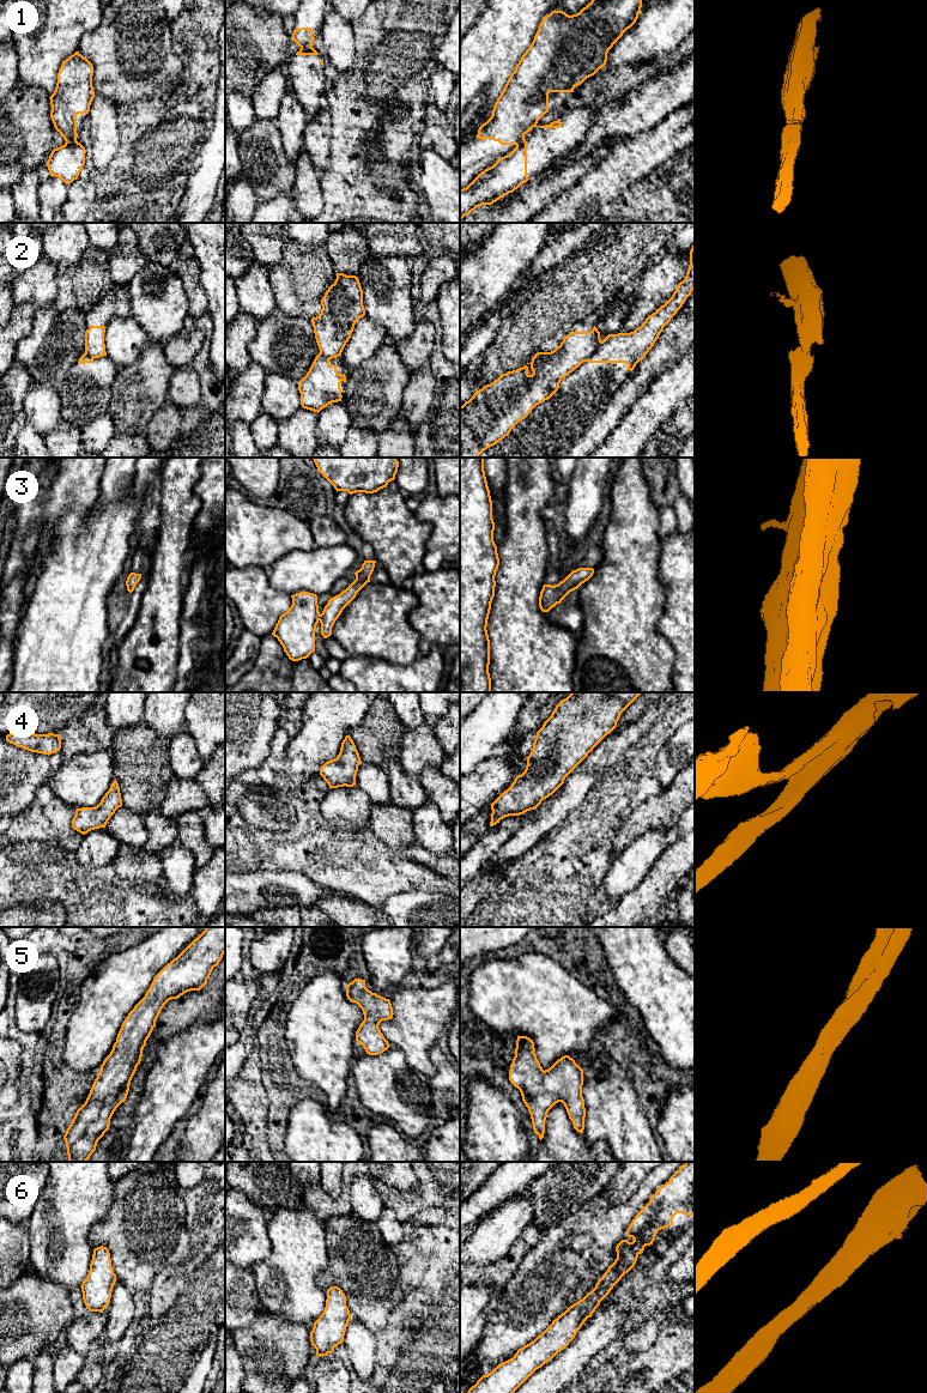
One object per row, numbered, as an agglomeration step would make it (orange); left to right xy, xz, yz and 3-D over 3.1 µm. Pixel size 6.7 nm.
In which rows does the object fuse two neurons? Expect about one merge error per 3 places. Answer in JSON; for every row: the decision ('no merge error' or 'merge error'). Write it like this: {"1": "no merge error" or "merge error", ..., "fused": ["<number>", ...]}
{"1": "merge error", "2": "merge error", "3": "merge error", "4": "no merge error", "5": "no merge error", "6": "no merge error", "fused": ["1", "2", "3"]}

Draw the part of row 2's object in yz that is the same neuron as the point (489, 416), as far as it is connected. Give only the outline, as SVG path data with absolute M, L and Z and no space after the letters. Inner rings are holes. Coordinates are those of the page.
M595 326L590 332L571 331L553 351L535 353L531 363L499 375L492 383L477 390L460 406L460 458L478 458L508 436L537 405L550 399L558 390L561 381L586 362L600 344L600 332Z

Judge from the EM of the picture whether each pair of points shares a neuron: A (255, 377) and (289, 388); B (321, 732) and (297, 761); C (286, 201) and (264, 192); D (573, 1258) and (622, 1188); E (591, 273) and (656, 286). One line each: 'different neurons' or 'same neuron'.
A: different neurons
B: same neuron
C: different neurons
D: different neurons
E: different neurons

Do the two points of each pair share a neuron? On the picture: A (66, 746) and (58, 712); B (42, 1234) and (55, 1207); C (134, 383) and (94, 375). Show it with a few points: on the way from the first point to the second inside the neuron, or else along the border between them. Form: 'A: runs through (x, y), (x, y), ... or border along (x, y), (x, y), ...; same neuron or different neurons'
A: border along (84, 710), (73, 714), (59, 733); different neurons
B: runs through (48, 1228), (55, 1221), (55, 1213); same neuron
C: border along (117, 368), (108, 406); different neurons

